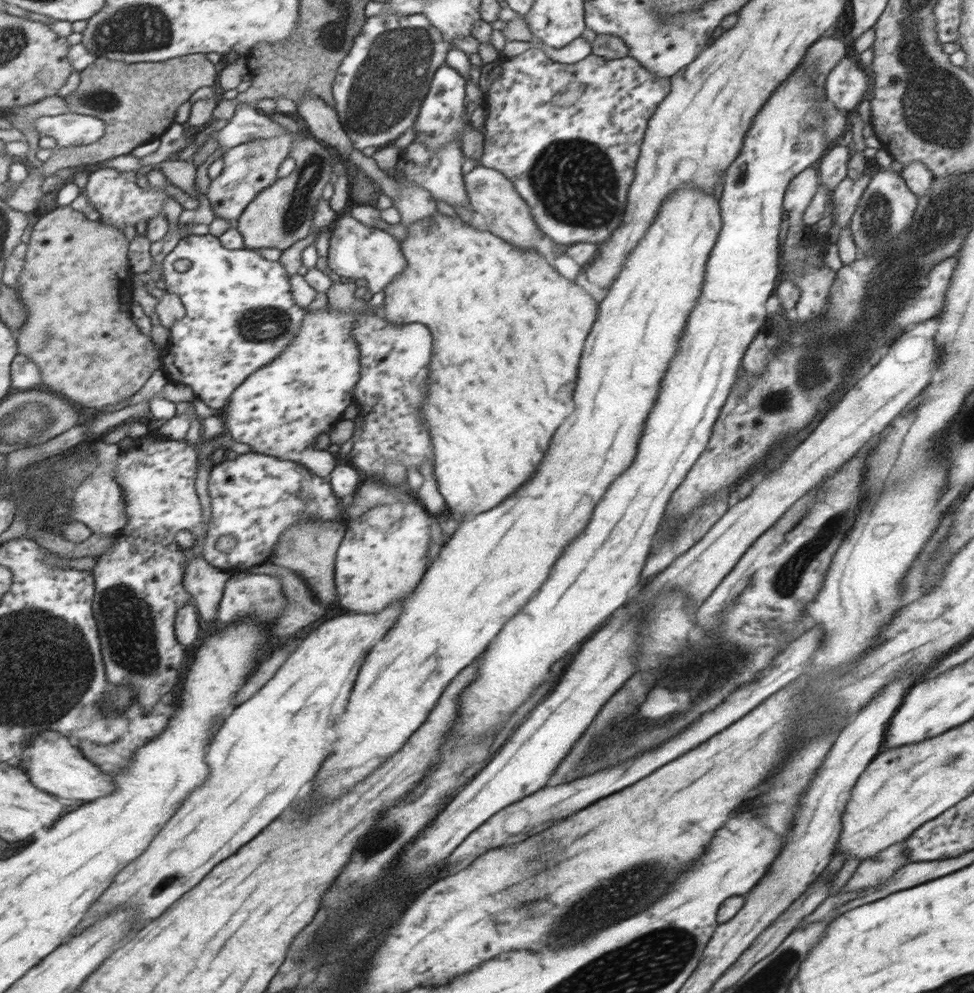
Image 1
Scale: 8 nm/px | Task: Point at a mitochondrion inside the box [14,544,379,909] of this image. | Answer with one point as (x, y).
(129, 624)

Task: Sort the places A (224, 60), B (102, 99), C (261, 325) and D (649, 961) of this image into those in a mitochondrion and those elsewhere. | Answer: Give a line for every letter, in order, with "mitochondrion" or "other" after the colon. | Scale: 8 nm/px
A: other
B: mitochondrion
C: mitochondrion
D: mitochondrion

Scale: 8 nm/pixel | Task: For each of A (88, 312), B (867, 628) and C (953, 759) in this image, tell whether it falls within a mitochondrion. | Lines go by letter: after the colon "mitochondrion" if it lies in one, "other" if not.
A: other
B: other
C: mitochondrion

